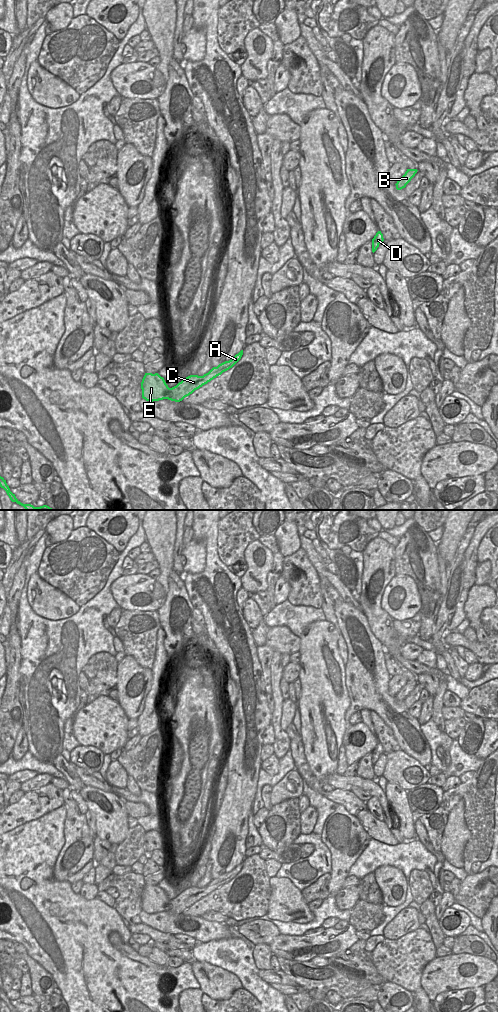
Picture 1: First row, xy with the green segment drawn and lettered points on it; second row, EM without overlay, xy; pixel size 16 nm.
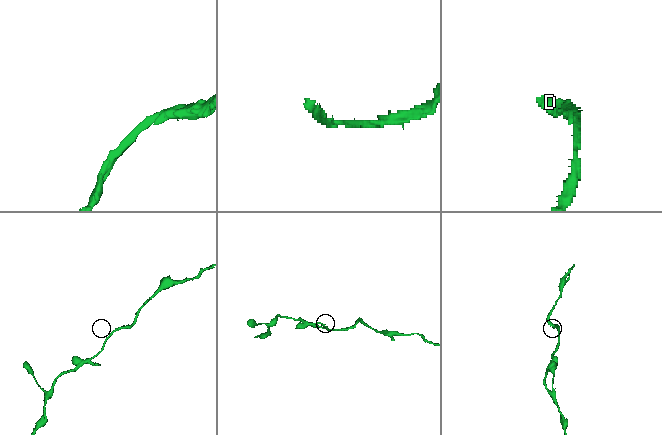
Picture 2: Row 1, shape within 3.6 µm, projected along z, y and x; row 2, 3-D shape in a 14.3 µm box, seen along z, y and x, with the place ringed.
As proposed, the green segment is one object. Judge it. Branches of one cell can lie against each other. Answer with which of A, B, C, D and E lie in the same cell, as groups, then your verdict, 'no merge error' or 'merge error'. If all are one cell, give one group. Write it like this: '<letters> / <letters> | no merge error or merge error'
A B C D / E | merge error

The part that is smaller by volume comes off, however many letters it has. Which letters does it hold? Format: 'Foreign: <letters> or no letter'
Foreign: E.

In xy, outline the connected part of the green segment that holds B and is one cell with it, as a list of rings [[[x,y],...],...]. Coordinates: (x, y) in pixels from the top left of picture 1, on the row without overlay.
[[[407,681],[405,686],[397,693],[396,701],[401,702],[406,699],[406,697],[411,693],[411,691],[415,688],[417,685],[417,681]]]

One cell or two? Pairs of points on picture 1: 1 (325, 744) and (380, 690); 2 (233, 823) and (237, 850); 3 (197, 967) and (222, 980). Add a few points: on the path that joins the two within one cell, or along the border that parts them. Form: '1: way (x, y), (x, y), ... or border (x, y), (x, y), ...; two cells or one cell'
1: border (350, 700), (345, 713), (347, 724); two cells
2: way (233, 830), (238, 836), (237, 843); one cell
3: way (202, 974), (208, 980), (215, 980); one cell

